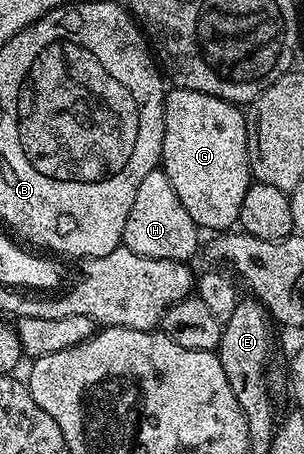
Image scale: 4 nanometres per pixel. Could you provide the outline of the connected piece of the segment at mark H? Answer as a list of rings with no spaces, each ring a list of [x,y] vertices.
[[[162,170],[146,174],[134,194],[134,206],[130,206],[130,218],[126,218],[123,247],[134,254],[142,254],[155,260],[191,261],[196,247],[200,244],[201,229],[197,228],[194,218],[186,211],[186,206],[174,194],[170,178]]]

